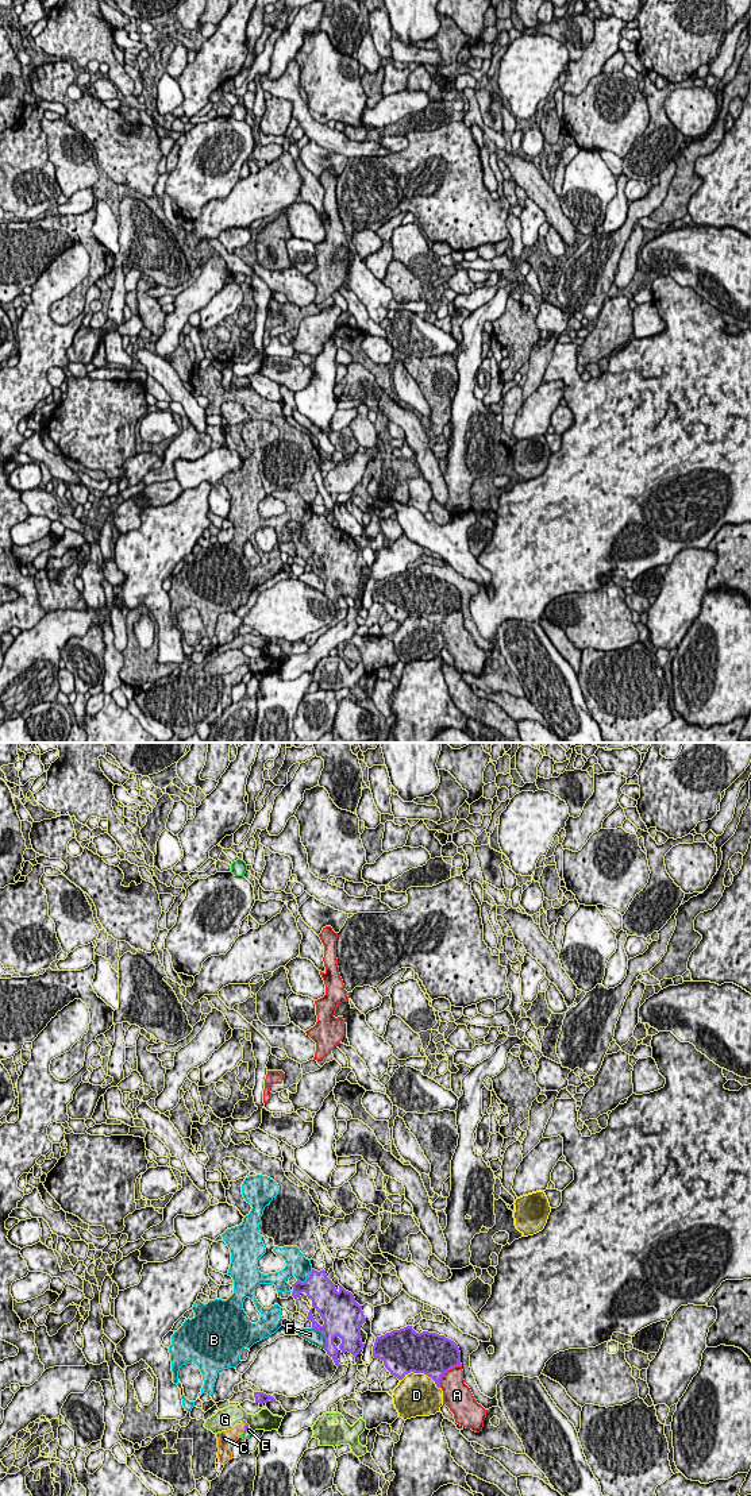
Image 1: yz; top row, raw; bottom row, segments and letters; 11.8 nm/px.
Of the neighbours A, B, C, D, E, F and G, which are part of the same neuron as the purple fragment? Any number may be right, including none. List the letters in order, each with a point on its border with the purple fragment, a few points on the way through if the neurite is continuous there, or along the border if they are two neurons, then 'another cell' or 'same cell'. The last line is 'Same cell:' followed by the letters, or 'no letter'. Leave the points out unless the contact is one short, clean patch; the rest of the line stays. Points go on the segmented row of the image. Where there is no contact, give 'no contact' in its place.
A: contact yz (446, 1371); another cell
B: contact yz (307, 1279); border yz (312, 1269), (303, 1281), (297, 1280); another cell
C: contact yz (246, 1425); way yz (246, 1426), (246, 1425), (231, 1435); same cell
D: contact yz (420, 1372); another cell
E: contact yz (246, 1429); border yz (247, 1427), (245, 1430); another cell
F: contact yz (323, 1336); another cell
G: contact yz (246, 1423); border yz (243, 1419), (249, 1427); another cell
Same cell: C

